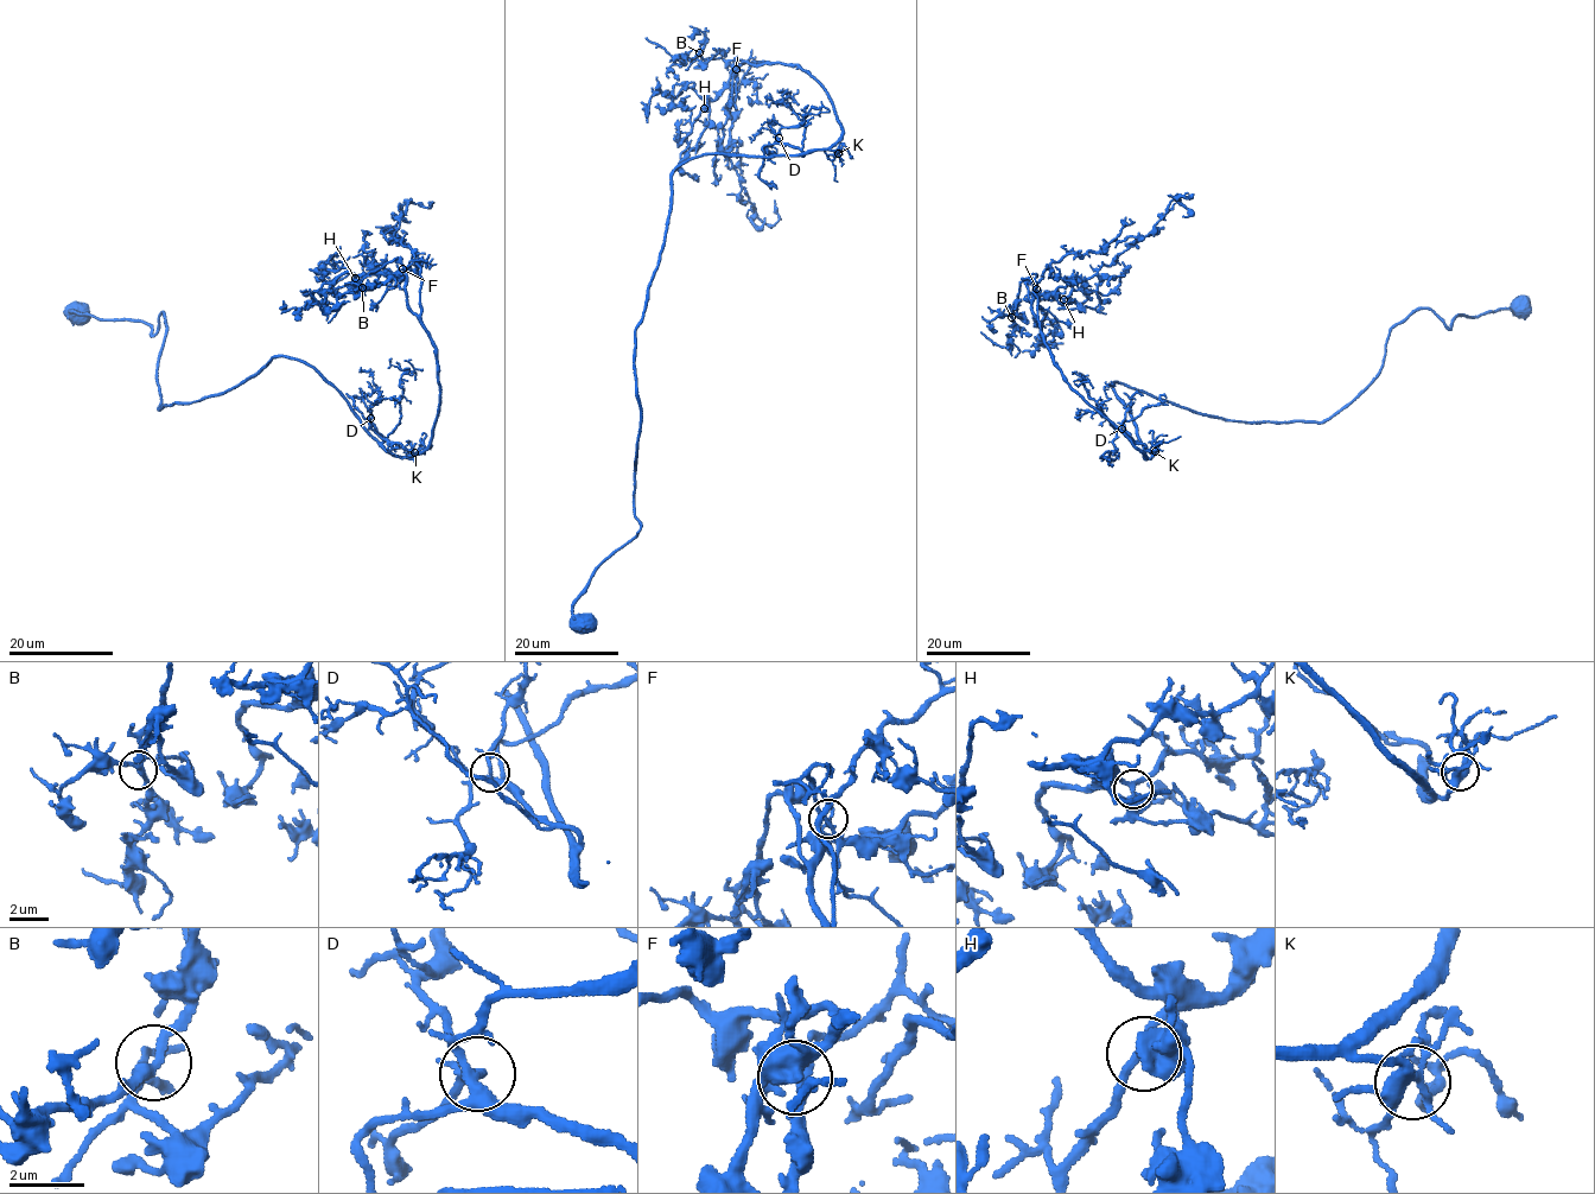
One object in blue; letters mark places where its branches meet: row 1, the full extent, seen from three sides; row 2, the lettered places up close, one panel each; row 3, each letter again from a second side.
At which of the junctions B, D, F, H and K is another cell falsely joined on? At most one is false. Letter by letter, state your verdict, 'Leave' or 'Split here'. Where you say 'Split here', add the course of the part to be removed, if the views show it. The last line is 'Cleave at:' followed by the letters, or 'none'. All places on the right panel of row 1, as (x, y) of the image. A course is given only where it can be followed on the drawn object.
B: Leave
D: Leave
F: Split here. Course of the part to remove: (1036, 289), (1042, 310), (1076, 329)
H: Leave
K: Leave
Cleave at: F

